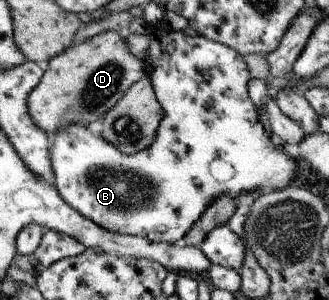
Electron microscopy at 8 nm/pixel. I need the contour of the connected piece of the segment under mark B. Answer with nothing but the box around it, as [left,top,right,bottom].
[49,20,298,243]

